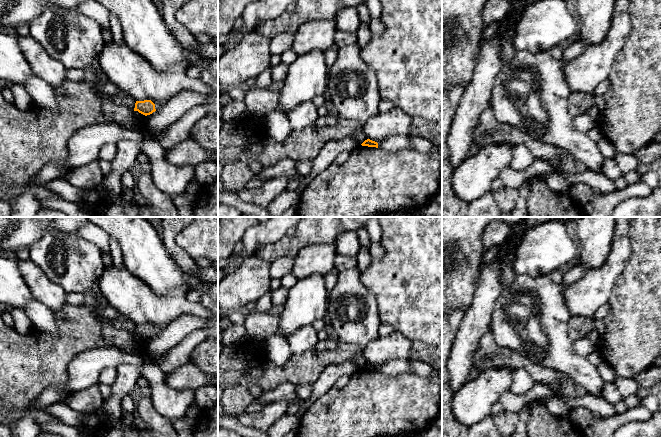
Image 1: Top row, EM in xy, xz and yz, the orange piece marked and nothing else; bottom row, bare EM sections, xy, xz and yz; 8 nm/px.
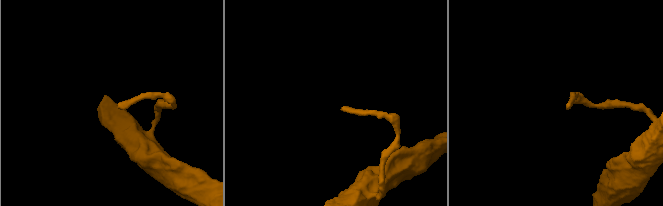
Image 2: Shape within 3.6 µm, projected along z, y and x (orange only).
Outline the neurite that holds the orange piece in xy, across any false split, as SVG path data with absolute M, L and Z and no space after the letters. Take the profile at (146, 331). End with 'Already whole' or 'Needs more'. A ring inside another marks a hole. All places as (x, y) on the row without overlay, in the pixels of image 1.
M151 324L136 325L134 335L147 340L156 335L155 328Z. Already whole

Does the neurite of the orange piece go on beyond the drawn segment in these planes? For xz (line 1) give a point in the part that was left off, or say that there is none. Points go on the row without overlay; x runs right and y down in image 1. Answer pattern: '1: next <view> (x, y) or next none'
1: next none

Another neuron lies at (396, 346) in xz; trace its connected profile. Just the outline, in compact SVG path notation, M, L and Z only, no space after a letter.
M395 331L386 337L370 341L363 350L368 363L379 366L390 360L409 360L412 341Z

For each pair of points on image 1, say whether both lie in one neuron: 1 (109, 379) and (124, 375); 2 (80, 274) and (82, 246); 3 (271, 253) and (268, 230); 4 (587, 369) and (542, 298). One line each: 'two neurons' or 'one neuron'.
1: two neurons
2: one neuron
3: two neurons
4: one neuron

